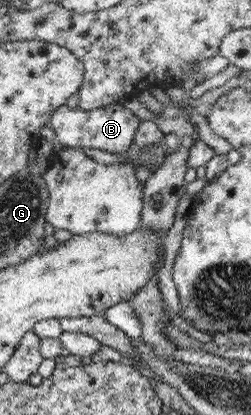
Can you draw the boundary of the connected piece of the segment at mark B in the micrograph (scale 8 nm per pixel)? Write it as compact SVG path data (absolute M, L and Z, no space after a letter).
M117 102L90 111L69 109L66 105L61 105L51 113L47 125L53 129L58 146L98 148L120 156L129 148L140 121L133 112Z

